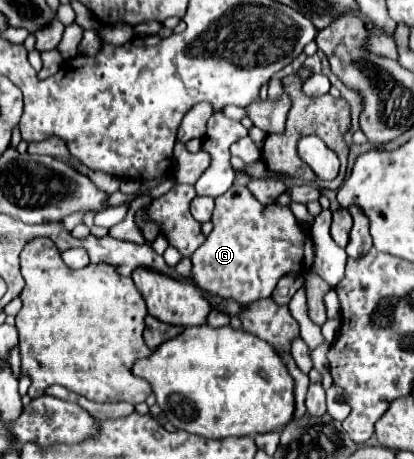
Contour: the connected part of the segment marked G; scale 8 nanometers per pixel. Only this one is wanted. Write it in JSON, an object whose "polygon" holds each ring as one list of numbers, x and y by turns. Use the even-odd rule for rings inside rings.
{"polygon":[[234,184,216,198,212,224,214,230,206,242,190,256,192,280,212,296,248,304,258,298,268,298,280,276,312,270,314,242,294,218,290,206,264,206,246,186]]}

